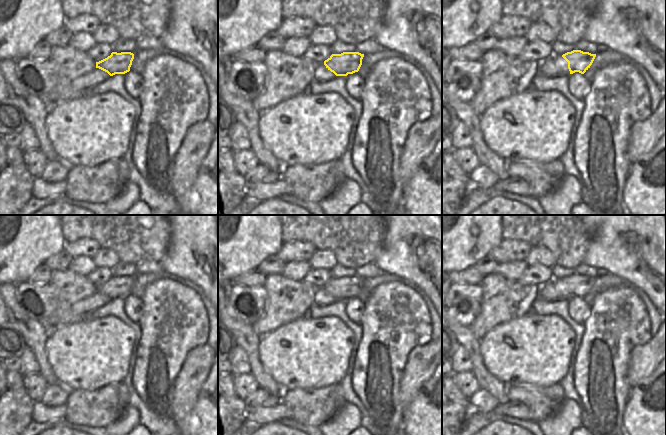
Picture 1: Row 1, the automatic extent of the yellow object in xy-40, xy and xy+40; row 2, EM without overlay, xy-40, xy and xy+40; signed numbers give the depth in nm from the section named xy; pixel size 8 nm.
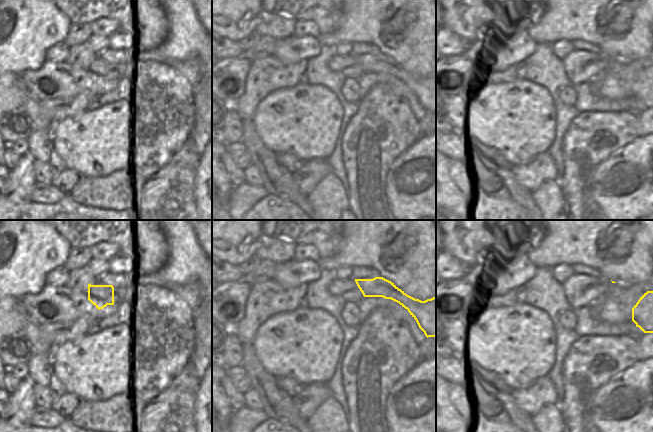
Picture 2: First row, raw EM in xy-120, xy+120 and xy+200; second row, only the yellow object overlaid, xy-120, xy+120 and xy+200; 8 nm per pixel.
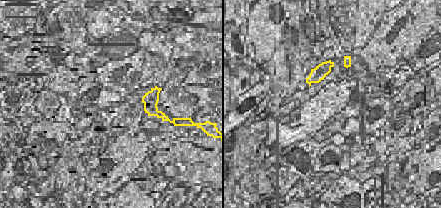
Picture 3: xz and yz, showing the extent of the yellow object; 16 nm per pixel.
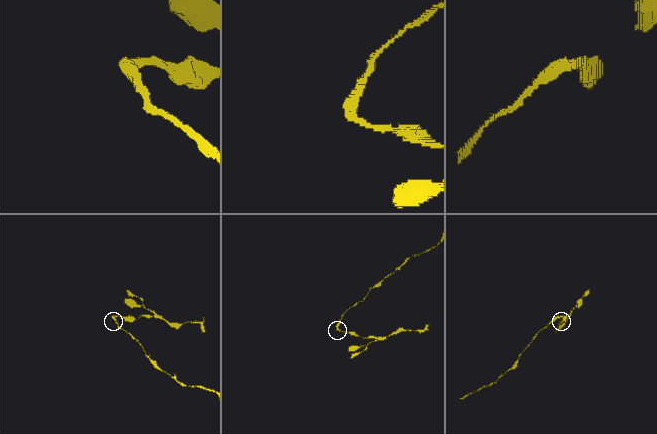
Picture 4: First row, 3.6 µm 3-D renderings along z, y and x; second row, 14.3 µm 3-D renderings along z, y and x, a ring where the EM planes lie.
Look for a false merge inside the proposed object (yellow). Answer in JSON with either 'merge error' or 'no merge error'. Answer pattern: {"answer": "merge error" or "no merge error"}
{"answer": "merge error"}

